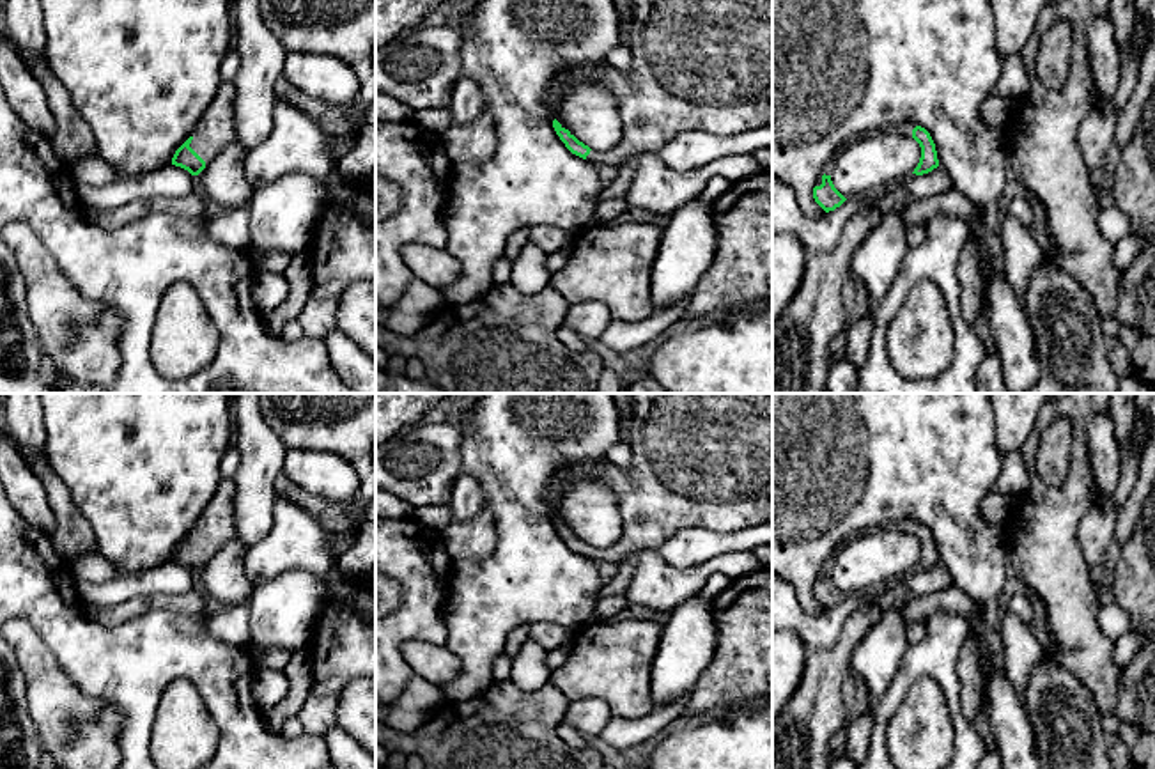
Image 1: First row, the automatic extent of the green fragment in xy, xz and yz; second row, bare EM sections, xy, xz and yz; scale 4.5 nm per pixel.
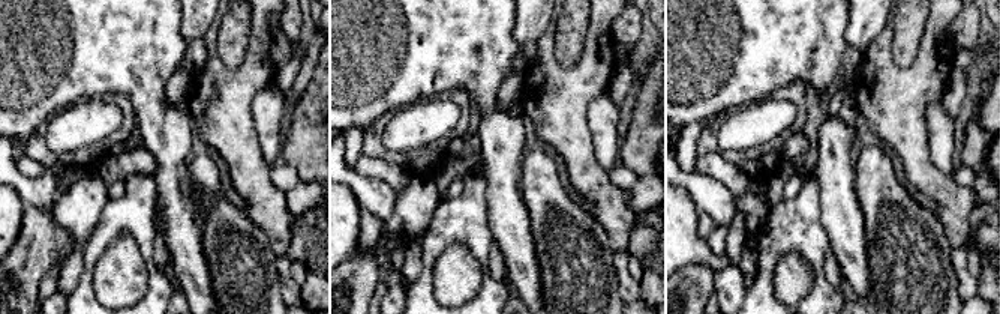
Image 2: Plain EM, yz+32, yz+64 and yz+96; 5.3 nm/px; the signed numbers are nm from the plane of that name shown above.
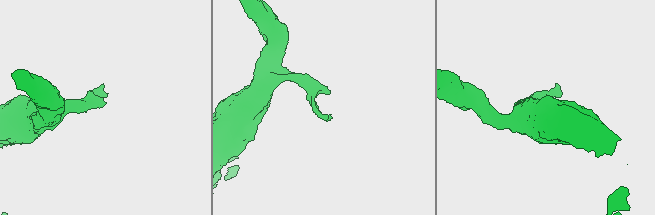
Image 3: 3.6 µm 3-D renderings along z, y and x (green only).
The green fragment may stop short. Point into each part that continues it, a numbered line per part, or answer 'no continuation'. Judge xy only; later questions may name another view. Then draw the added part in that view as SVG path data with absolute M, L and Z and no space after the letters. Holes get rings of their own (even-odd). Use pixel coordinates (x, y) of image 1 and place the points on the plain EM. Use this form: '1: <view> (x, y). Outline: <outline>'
1: xy (217, 527). Outline: M223 478L214 498L209 501L207 509L193 528L190 544L205 558L205 562L220 548L237 539L234 496L234 480Z

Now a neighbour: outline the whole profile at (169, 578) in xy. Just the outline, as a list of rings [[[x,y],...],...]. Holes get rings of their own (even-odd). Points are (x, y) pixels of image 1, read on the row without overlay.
[[[167,562],[105,583],[78,581],[78,597],[83,604],[110,608],[136,597],[186,594],[193,588],[193,572],[181,563]]]

